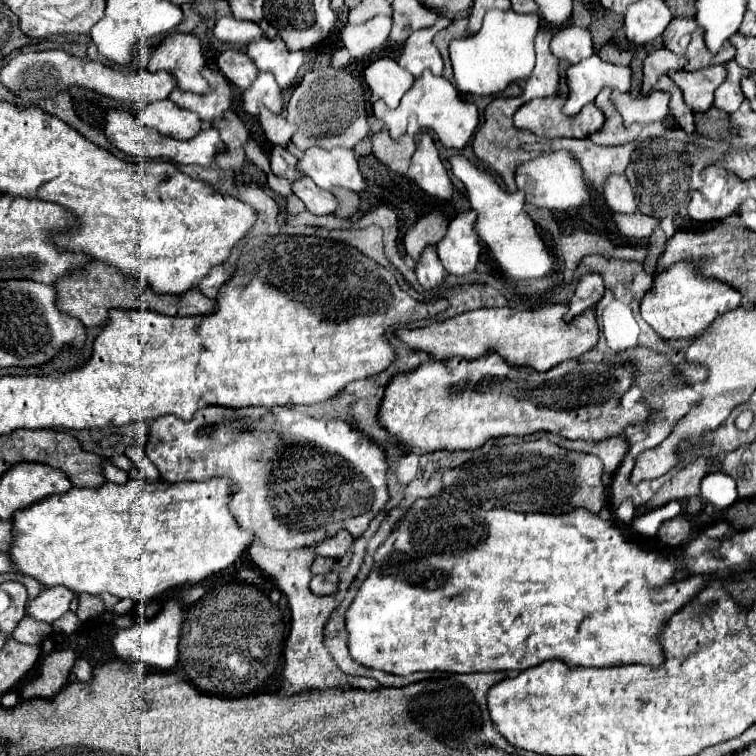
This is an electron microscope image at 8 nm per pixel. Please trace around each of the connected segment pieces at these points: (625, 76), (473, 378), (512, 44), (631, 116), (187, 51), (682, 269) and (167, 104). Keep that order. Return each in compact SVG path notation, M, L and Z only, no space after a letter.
M590 56L580 64L574 64L566 72L568 82L568 100L562 108L564 116L574 116L582 106L594 102L600 90L620 90L628 92L630 88L630 68L604 62L600 56Z
M498 354L482 356L478 360L428 360L414 370L400 372L392 376L386 384L384 398L378 408L380 426L392 434L408 452L418 450L422 454L436 450L472 450L480 448L490 438L500 436L526 436L538 430L558 432L566 438L580 440L604 440L618 436L628 424L640 424L648 418L650 410L640 402L640 406L632 412L618 410L616 402L626 394L632 386L632 368L626 366L610 366L610 364L594 364L580 360L566 360L548 372L536 372L530 366L510 366Z
M490 10L484 16L482 30L474 36L458 38L450 44L456 88L462 94L488 96L504 90L510 82L528 78L534 68L534 36L540 30L538 14L516 14L512 10Z
M612 92L610 100L616 110L620 110L626 126L632 126L634 122L648 126L652 122L662 122L668 114L668 94L664 92L652 92L646 98L632 98L630 94Z
M172 34L164 38L150 54L148 70L170 72L178 88L192 94L206 94L208 82L200 74L204 68L204 54L200 40L194 34Z
M680 262L654 278L652 288L642 298L640 314L664 340L680 340L704 334L718 316L738 308L740 302L742 296L734 288L718 280L704 280L696 274L696 268Z
M170 100L150 104L148 108L140 110L136 118L142 126L154 128L162 136L172 136L178 140L190 140L202 128L198 114L184 108L176 108L176 104Z

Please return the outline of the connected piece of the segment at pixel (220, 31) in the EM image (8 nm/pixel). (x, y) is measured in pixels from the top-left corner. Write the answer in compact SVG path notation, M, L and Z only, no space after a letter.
M226 16L226 18L220 18L216 22L214 36L222 42L232 44L232 46L246 48L252 40L258 40L258 36L262 36L262 30L254 22L234 20L232 16Z

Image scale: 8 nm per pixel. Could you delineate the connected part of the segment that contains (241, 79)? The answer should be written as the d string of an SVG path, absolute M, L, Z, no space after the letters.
M230 48L230 50L226 50L226 52L220 54L218 68L226 76L226 80L232 82L240 92L244 92L246 88L250 88L250 84L258 76L258 68L250 60L250 56L246 56L246 52L234 50L234 48Z

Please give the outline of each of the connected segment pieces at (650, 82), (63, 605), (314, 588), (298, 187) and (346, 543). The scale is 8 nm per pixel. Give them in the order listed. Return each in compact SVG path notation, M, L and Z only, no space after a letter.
M666 48L652 52L652 54L644 60L644 82L642 82L640 94L646 96L662 74L668 74L668 72L672 72L672 70L674 70L674 72L676 72L676 70L684 70L684 66L686 66L686 58L684 58L684 56L674 56L674 54L672 54L670 50L666 50Z
M62 586L48 588L48 590L40 592L36 598L28 600L26 616L34 618L38 622L54 622L68 610L72 598L74 598L74 594L68 588L62 588Z
M326 572L326 574L312 576L310 592L316 592L316 594L330 594L330 592L336 590L336 586L338 586L338 574L336 574L336 572Z
M302 178L292 184L292 192L306 204L306 210L316 216L328 216L334 214L338 202L332 192L326 192L318 188L310 178Z
M340 530L338 534L334 534L332 538L326 538L324 542L318 542L312 552L316 556L328 556L328 558L334 558L334 560L340 560L348 548L352 544L352 536L348 530Z

